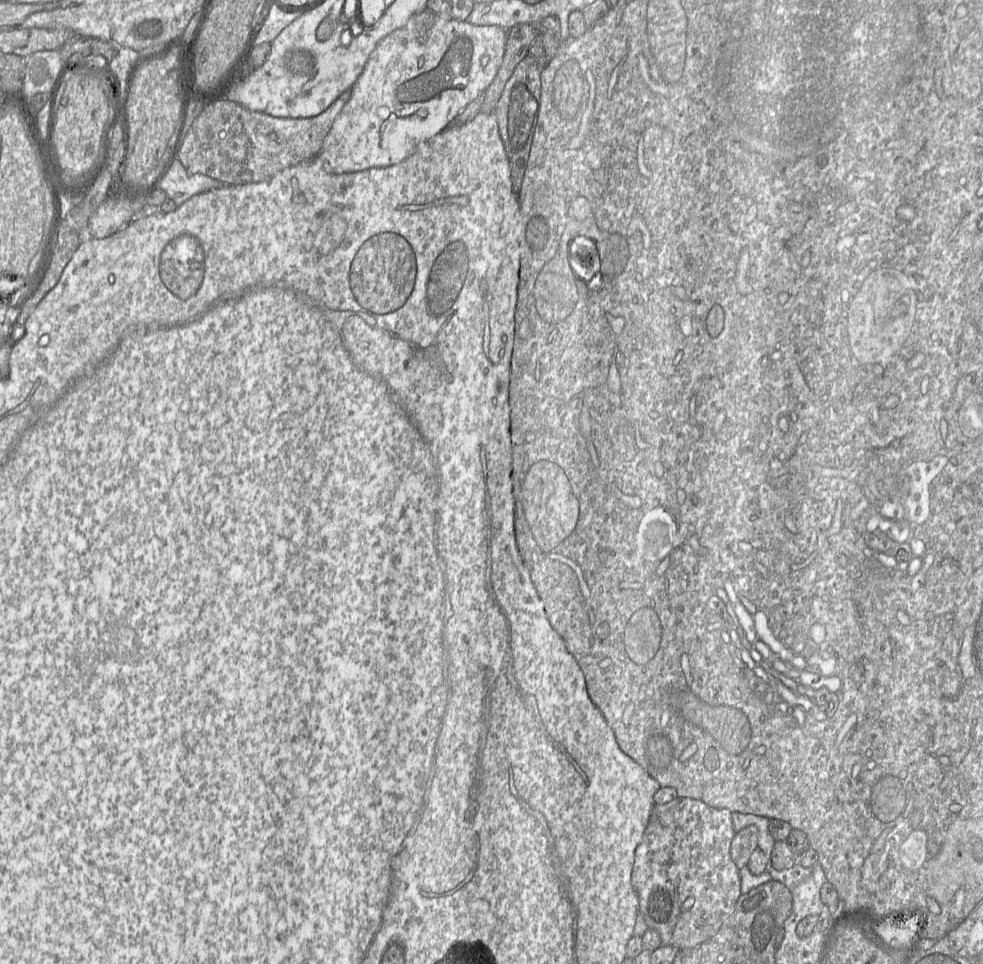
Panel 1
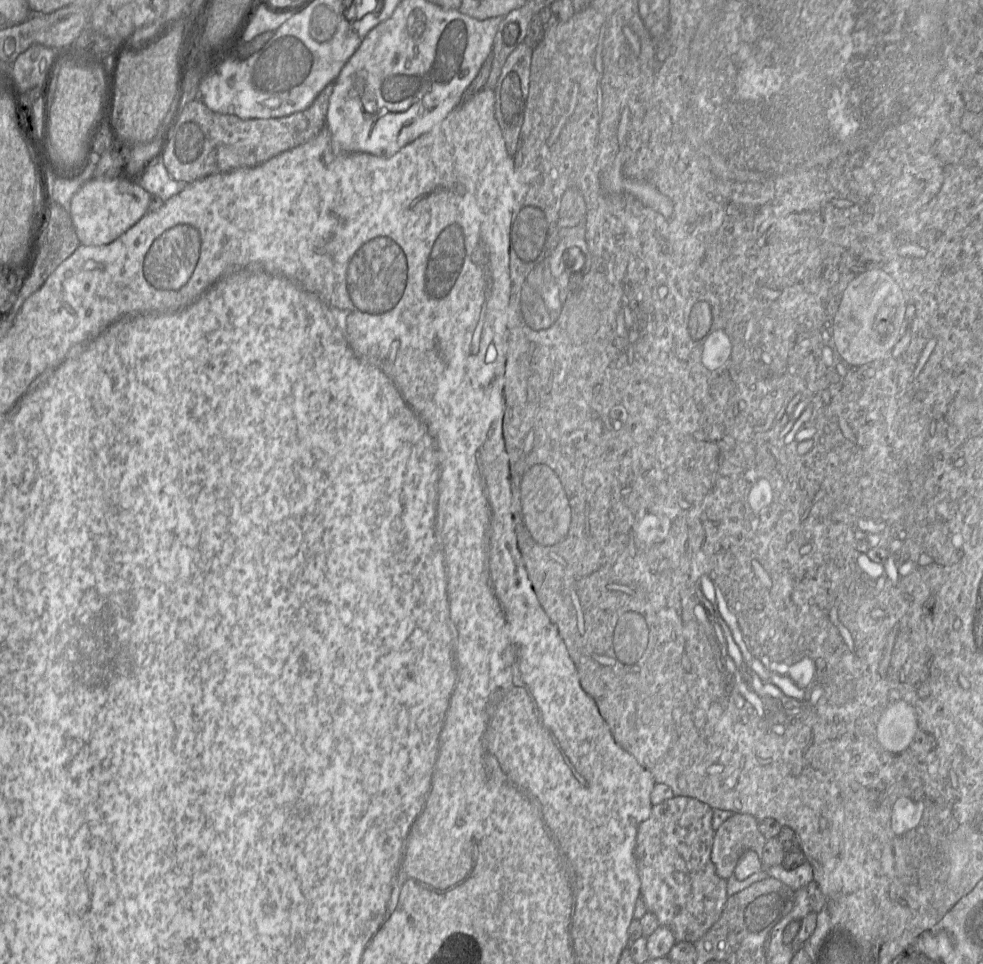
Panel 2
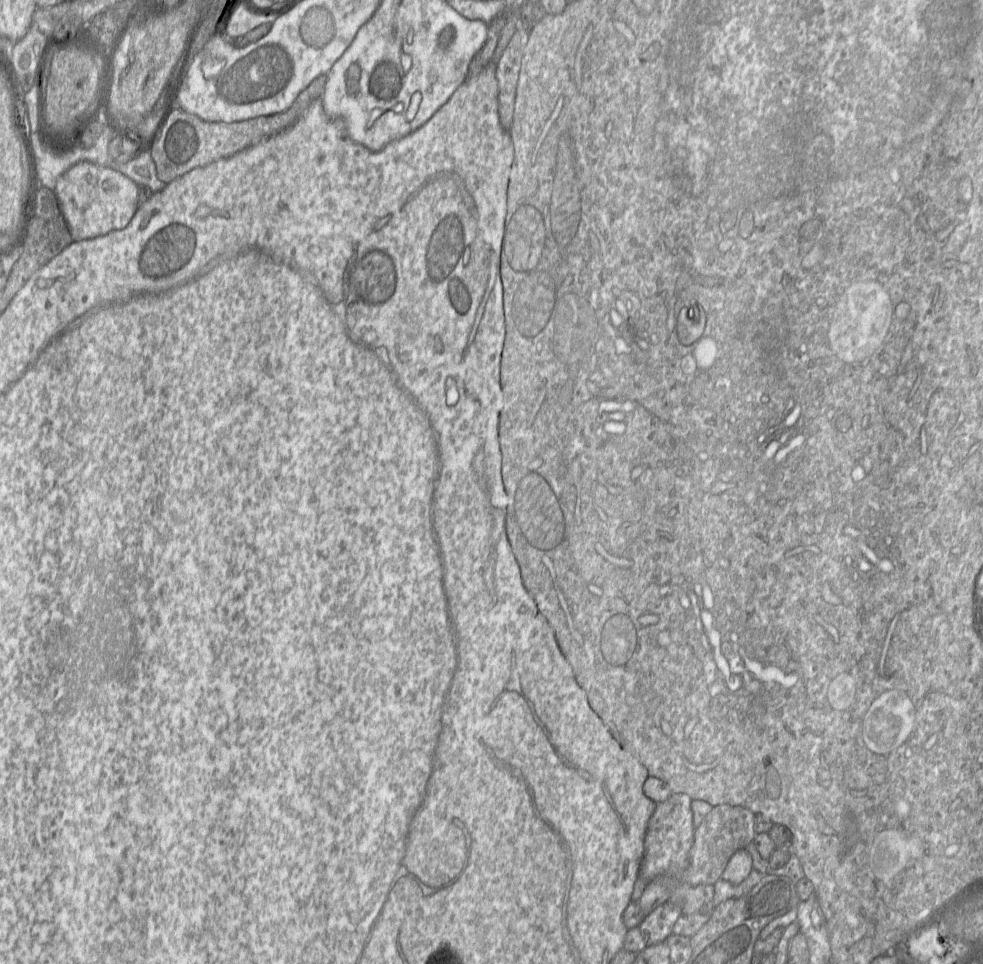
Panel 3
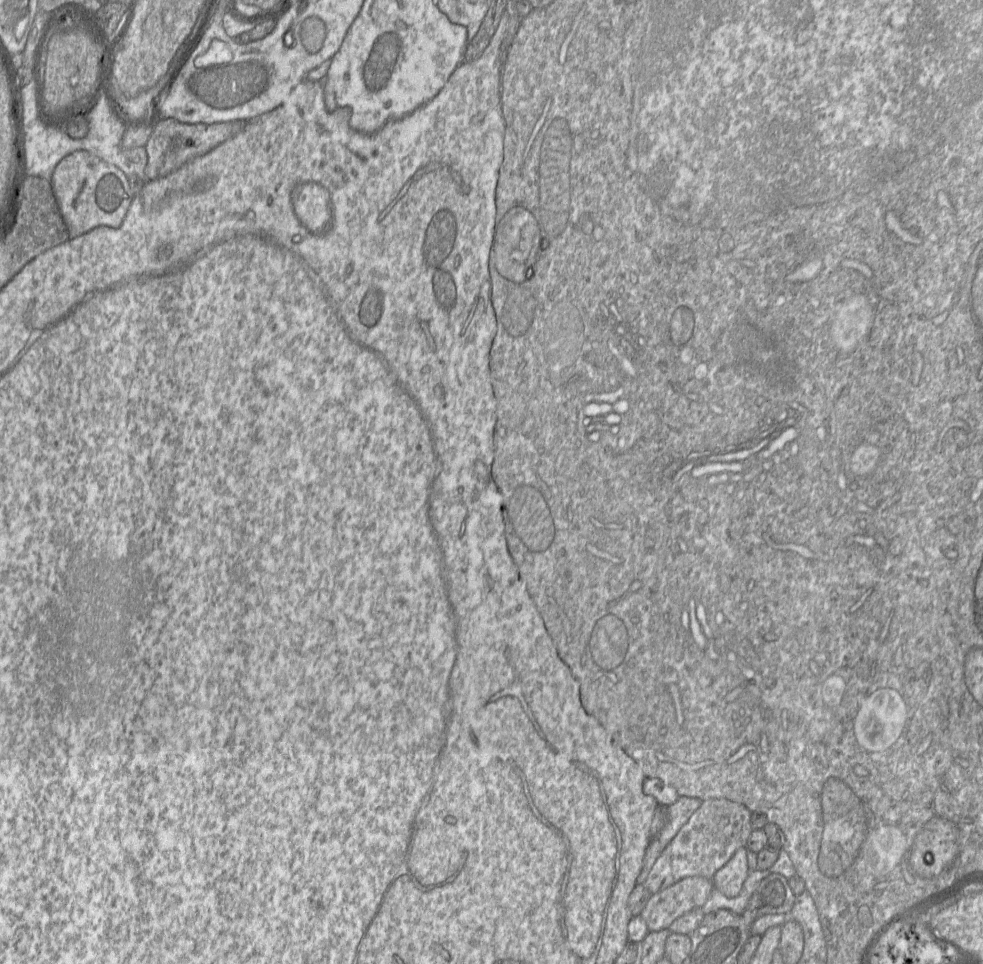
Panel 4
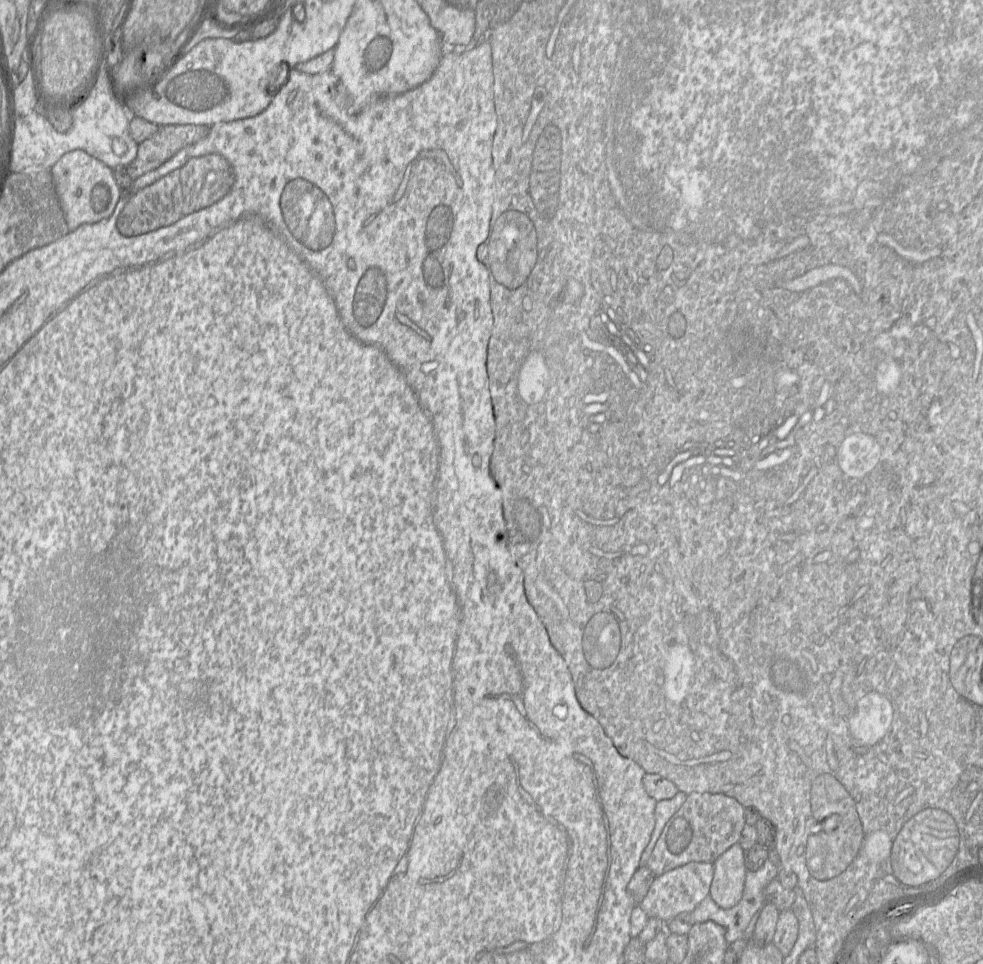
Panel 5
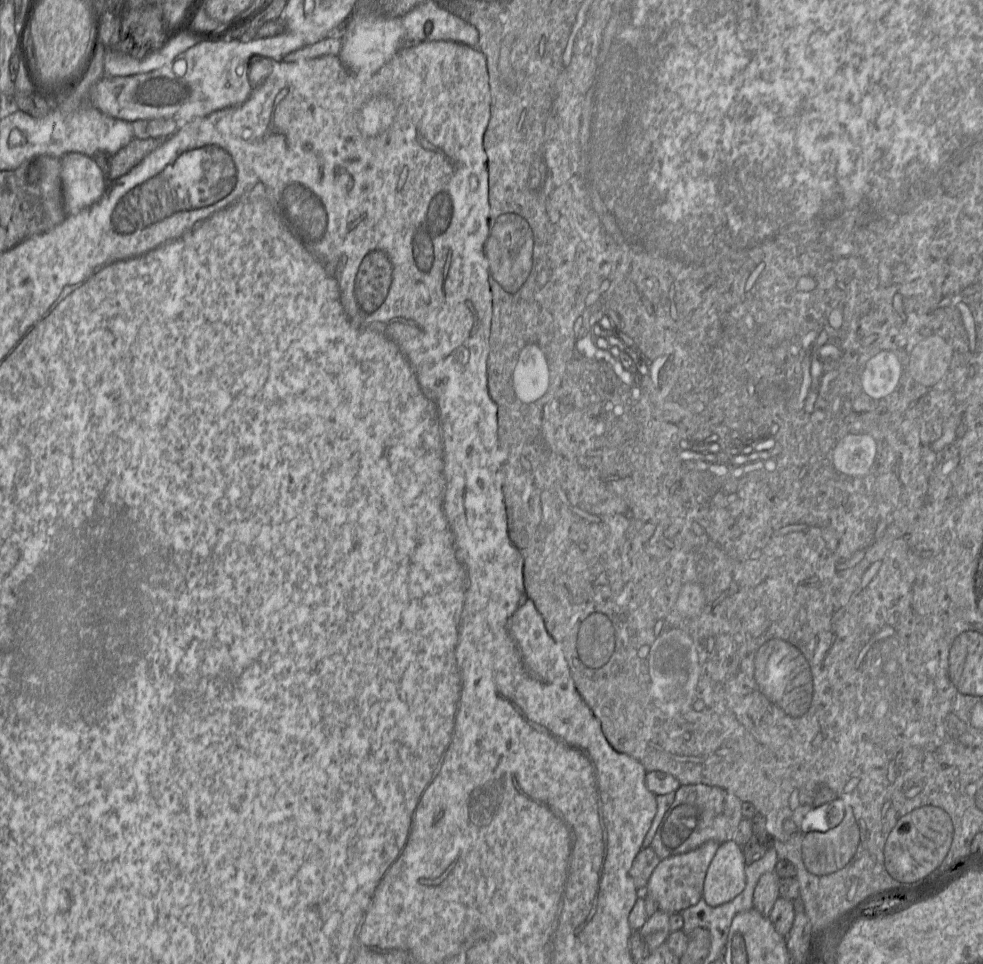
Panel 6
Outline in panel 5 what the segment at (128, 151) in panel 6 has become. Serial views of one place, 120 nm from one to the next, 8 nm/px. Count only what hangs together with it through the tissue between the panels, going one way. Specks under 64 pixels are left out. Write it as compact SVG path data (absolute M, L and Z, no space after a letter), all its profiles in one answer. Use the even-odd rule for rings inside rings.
M166 125L150 138L138 144L135 160L127 167L127 173L134 181L143 174L152 171L182 148L205 138L210 131L207 125Z

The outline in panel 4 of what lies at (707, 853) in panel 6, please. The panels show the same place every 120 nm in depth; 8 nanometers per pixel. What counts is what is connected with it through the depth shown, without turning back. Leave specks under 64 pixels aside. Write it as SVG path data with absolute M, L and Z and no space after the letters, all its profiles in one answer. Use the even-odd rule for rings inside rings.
M693 876L652 894L641 917L649 931L668 930L682 915L701 908L714 888L711 879Z

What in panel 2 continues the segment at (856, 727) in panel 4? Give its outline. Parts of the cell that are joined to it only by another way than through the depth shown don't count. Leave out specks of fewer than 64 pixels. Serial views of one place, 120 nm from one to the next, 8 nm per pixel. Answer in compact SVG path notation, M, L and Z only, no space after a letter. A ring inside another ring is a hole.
M904 700L890 703L876 726L876 738L883 749L892 753L904 751L917 731L914 708Z

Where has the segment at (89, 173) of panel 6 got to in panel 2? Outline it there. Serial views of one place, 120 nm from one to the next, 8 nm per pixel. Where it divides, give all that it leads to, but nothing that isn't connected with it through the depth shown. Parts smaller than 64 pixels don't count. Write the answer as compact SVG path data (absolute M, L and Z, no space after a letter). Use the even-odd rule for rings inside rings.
M122 176L113 179L92 178L73 196L70 216L83 245L104 245L116 240L147 212L151 194L140 184L131 184Z

